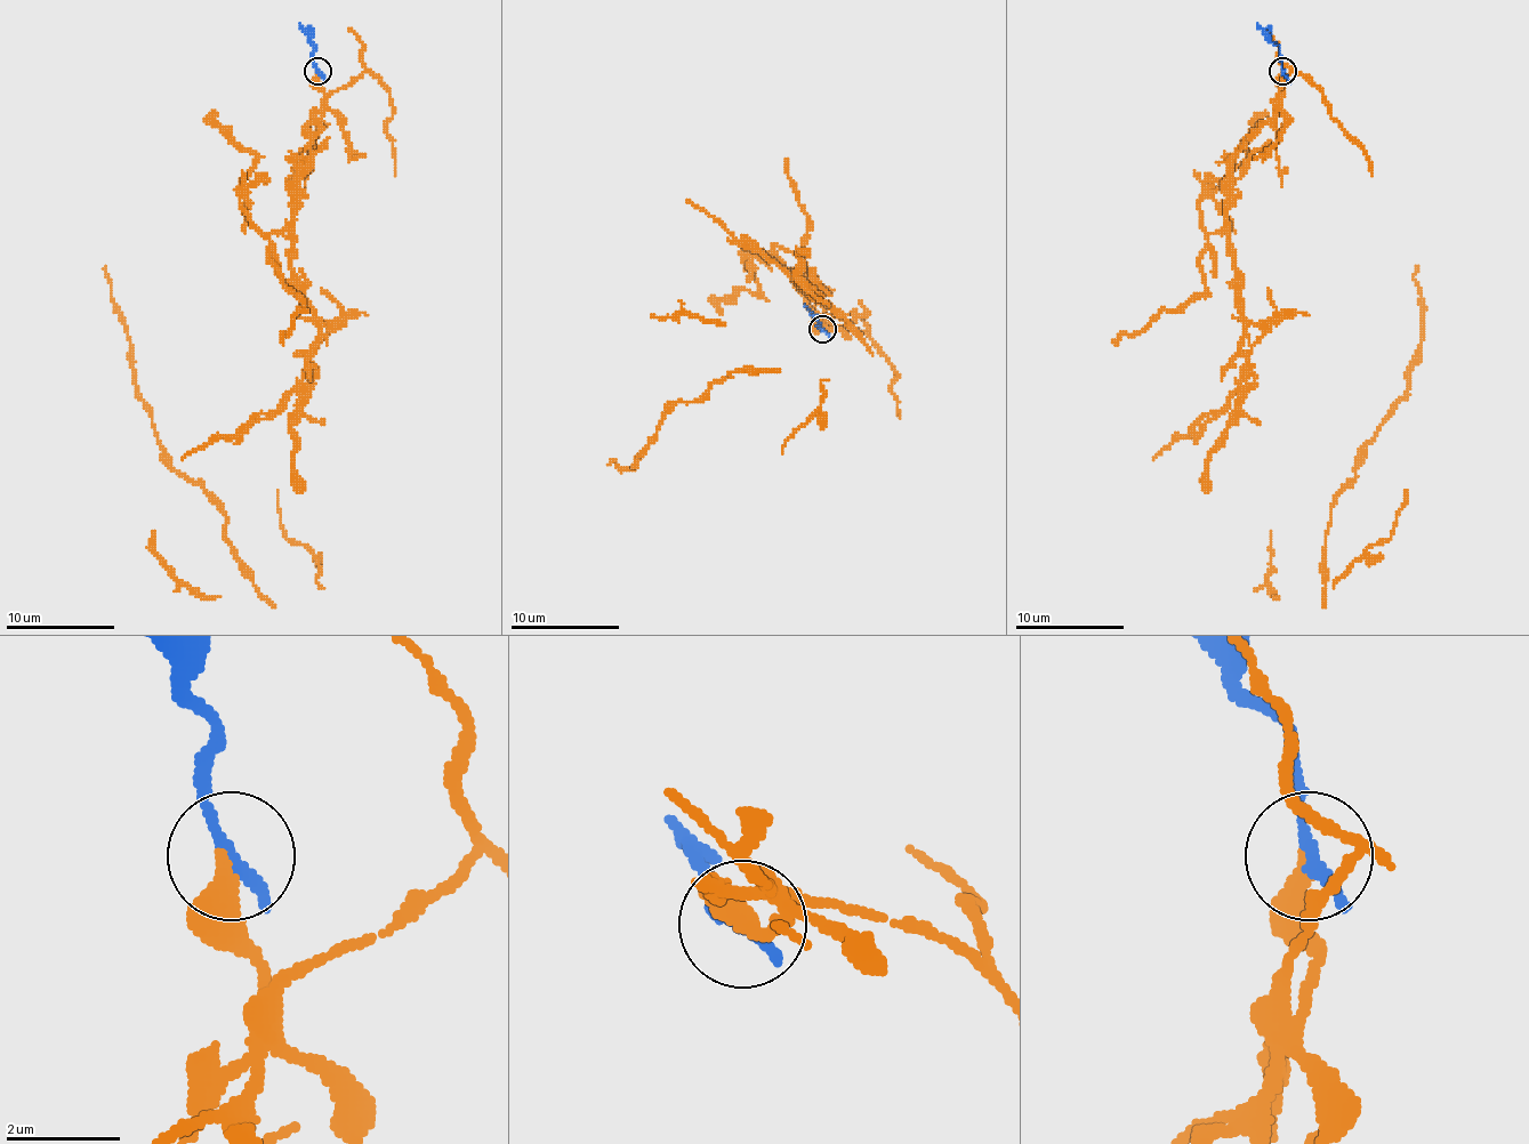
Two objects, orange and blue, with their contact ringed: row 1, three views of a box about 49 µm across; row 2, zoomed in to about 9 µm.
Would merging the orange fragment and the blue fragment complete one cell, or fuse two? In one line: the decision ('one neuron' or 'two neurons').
two neurons

